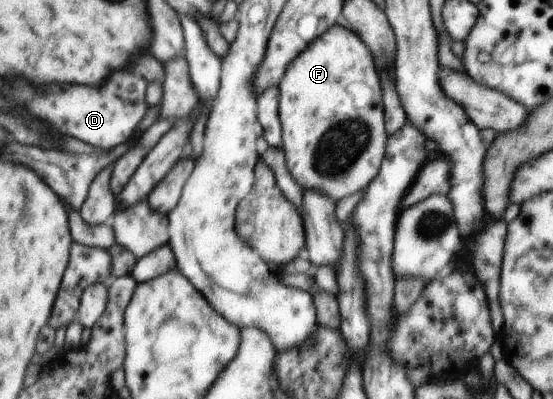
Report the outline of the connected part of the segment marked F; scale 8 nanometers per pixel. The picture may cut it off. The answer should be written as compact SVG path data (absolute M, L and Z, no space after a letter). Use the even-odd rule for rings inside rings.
M348 28L326 30L298 62L290 62L277 86L277 116L284 166L301 190L320 190L340 200L364 188L384 156L382 90L372 56Z

